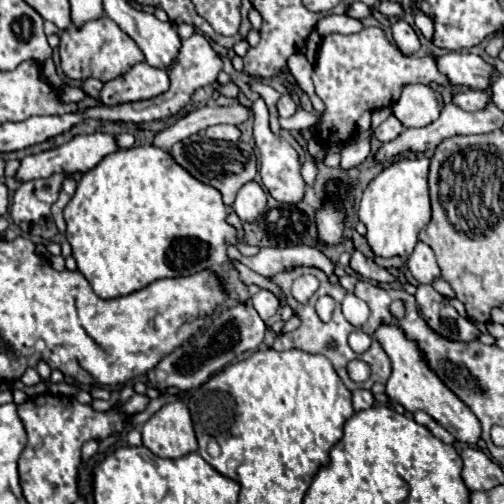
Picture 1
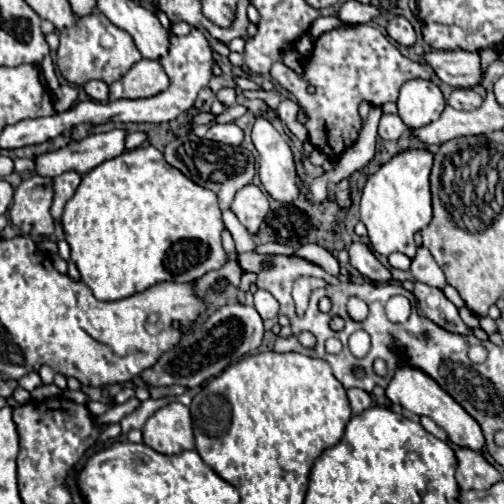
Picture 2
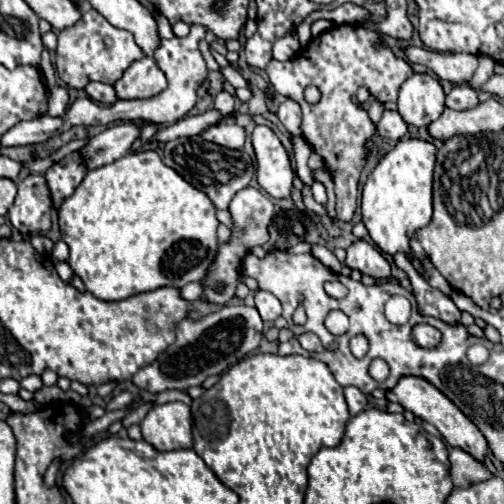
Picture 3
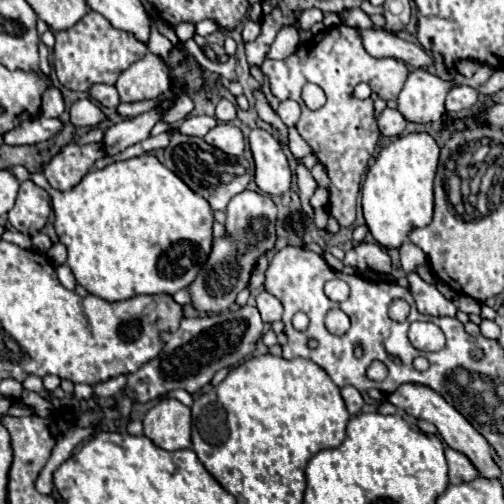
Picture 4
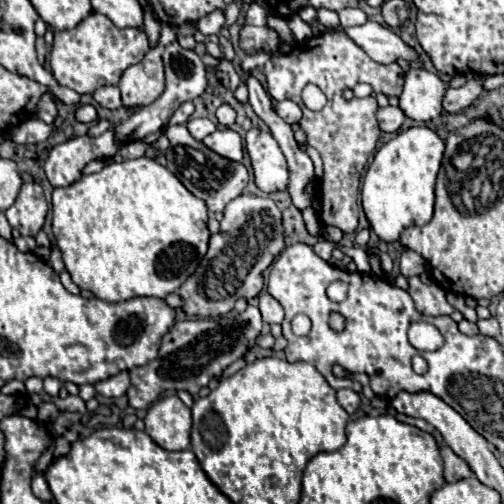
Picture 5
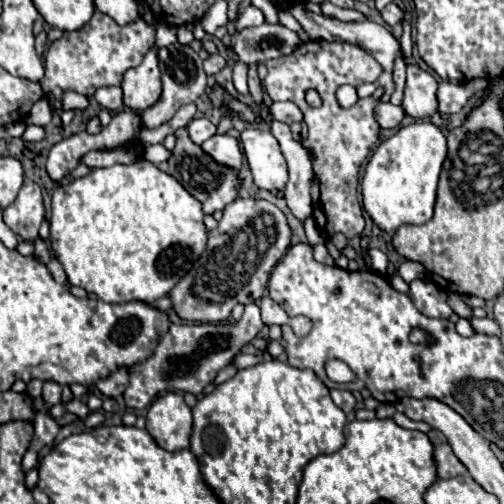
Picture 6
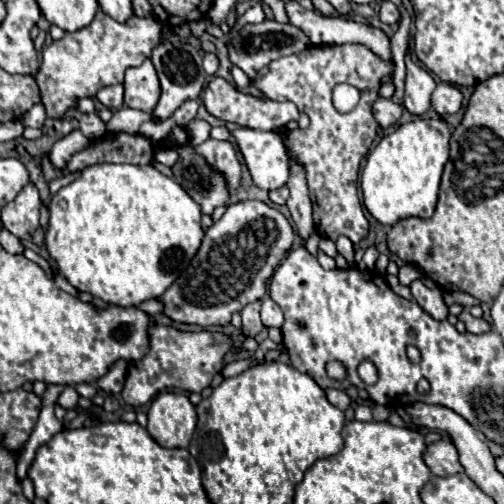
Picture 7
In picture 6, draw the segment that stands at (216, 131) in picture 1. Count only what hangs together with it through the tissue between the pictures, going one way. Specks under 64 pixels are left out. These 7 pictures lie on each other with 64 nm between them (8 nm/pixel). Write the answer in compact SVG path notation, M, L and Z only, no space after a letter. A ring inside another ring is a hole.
M214 134L212 138L208 138L202 144L202 150L206 154L210 154L216 162L220 162L224 166L230 166L234 170L238 170L242 166L242 150L240 150L240 144L230 134Z

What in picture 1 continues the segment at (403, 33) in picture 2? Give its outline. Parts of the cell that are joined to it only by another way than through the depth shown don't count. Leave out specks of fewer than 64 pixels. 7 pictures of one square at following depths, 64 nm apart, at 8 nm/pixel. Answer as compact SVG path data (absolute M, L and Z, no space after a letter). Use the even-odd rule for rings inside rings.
M402 18L392 24L392 36L394 36L394 42L396 42L398 50L400 50L404 56L410 56L410 54L414 54L414 52L420 50L420 40L418 40L416 32L414 32L412 26L410 26L408 22L404 22Z

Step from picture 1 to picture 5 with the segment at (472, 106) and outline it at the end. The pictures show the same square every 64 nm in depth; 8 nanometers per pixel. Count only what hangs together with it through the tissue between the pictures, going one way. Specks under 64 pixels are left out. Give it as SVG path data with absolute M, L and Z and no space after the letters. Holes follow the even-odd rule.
M472 78L460 88L448 88L448 92L444 96L444 110L446 112L462 112L480 96L480 92L482 92L480 78Z

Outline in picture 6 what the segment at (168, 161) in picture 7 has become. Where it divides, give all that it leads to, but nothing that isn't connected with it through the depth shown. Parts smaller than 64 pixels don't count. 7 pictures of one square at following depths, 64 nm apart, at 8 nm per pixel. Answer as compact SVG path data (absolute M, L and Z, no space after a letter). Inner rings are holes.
M146 146L144 148L144 158L146 160L150 160L152 164L160 164L160 162L166 162L168 160L168 156L170 156L170 152L166 150L166 148L162 148L162 146Z

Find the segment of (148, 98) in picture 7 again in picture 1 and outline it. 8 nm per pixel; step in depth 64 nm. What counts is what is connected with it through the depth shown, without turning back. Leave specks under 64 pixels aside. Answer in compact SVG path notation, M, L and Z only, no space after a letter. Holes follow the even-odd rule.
M146 62L132 66L124 76L118 76L104 84L98 102L104 106L118 106L126 102L138 102L154 98L166 92L170 86L166 70L152 68Z

